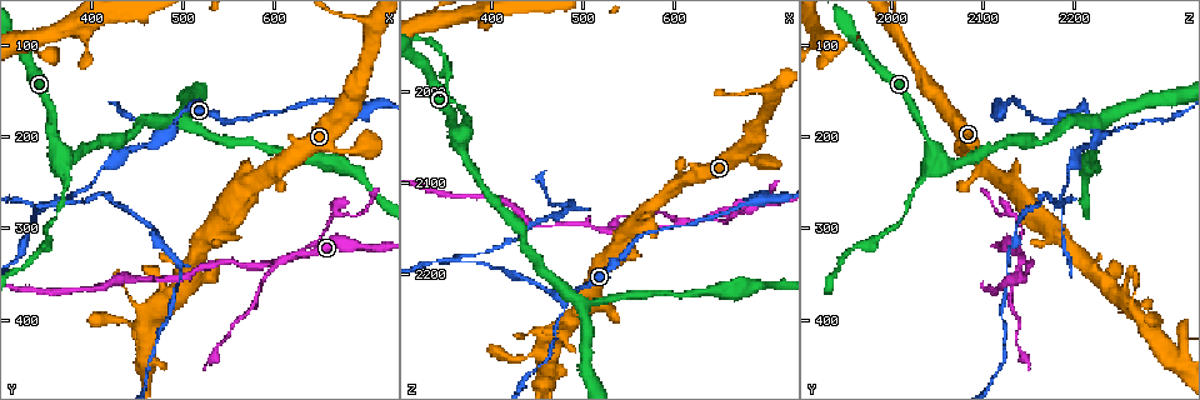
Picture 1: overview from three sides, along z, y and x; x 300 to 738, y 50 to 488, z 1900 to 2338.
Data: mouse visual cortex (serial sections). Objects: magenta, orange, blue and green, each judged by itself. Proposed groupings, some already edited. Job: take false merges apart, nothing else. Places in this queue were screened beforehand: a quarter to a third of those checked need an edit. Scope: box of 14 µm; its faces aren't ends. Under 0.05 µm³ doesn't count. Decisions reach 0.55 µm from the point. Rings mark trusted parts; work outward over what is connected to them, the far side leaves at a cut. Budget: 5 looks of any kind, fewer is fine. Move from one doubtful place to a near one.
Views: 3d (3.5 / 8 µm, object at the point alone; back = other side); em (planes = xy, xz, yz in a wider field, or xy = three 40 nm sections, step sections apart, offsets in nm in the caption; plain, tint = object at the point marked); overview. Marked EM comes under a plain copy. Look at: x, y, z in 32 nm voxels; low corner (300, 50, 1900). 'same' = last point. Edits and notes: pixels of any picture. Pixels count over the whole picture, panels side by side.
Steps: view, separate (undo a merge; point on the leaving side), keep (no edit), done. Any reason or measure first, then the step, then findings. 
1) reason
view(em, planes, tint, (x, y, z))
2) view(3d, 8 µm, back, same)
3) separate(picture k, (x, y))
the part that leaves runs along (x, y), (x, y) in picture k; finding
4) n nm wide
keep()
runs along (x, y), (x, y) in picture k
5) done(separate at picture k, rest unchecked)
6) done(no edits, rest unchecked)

thick turns thin
view(3d, 3.5 µm, (610, 335, 2145))

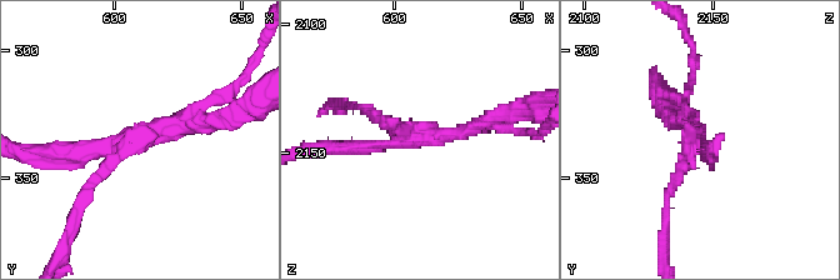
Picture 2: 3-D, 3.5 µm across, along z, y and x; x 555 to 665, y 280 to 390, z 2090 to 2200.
3 arms; arms of 150, 200, 200 nm
view(em, planes, tint, (606, 336, 2144))

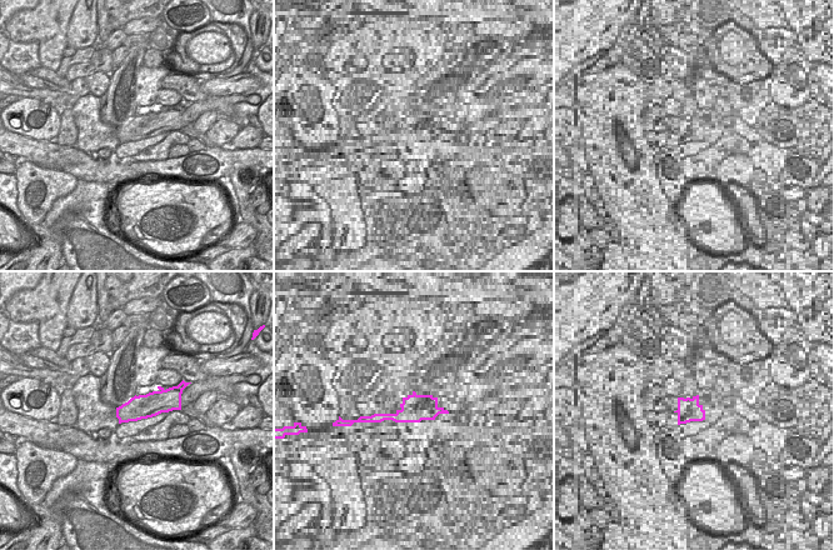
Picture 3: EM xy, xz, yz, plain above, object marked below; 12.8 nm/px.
separate(picture 2, (94, 179))
border along (175, 388), (166, 390) in picture 3; two cells meet here

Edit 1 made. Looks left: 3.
redraw
view(overview)

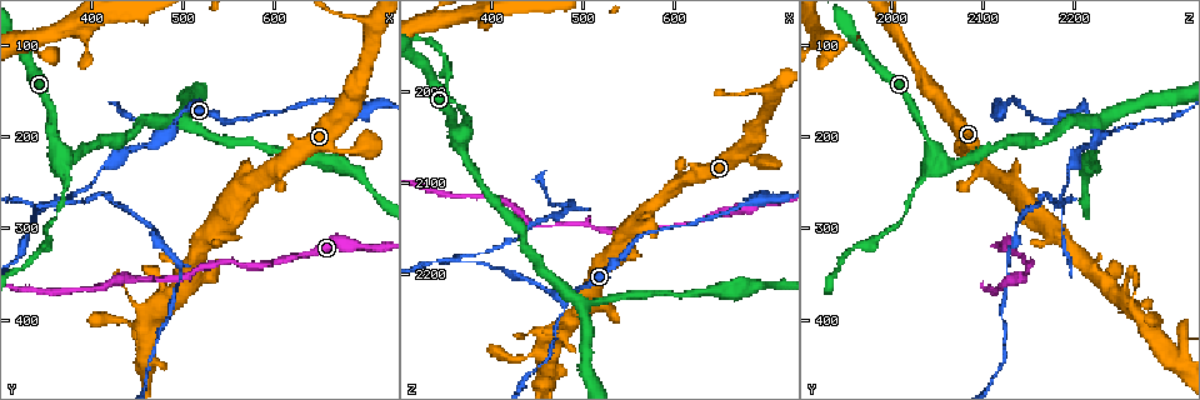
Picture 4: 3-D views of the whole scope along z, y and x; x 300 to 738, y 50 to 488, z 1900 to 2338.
arms part here
view(3d, 3.5 µm, (480, 200, 2225))

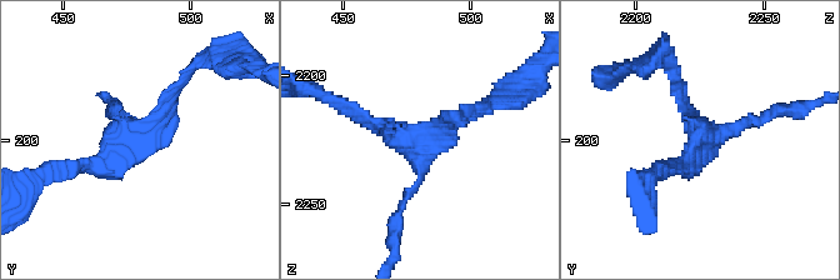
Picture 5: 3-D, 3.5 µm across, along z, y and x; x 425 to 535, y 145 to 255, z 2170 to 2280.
3 arms; arms of 100, 150, 250 nm
keep()
runs along (188, 73), (119, 164), (76, 169) in picture 5; one cell here

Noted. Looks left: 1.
done(separate at picture 2, rest unchecked)

